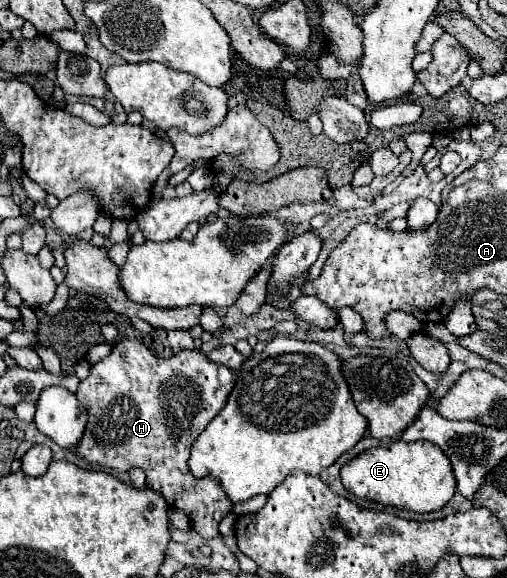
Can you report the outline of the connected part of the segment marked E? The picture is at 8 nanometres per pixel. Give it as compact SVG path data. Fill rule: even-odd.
M394 440L386 448L368 448L356 458L352 458L348 464L342 466L342 484L348 492L352 492L358 498L368 498L370 502L378 502L384 506L394 506L402 510L412 510L412 512L434 512L440 510L442 506L448 504L448 500L456 492L456 478L452 472L452 464L446 458L446 454L432 442L420 440L420 442L402 442Z

